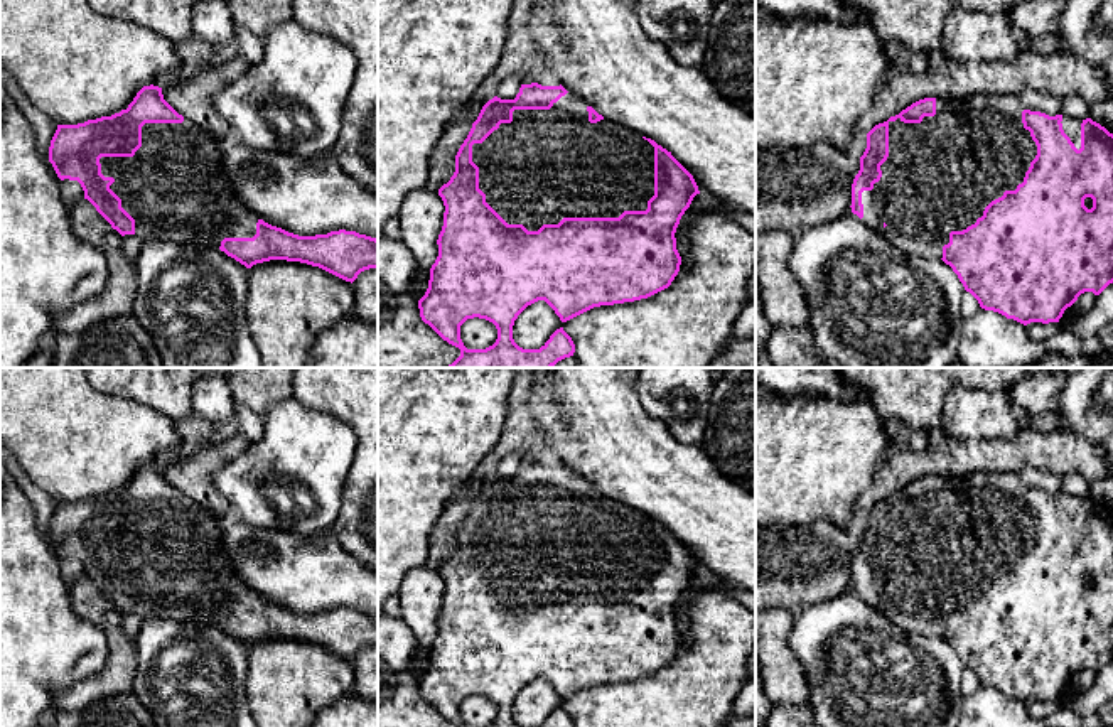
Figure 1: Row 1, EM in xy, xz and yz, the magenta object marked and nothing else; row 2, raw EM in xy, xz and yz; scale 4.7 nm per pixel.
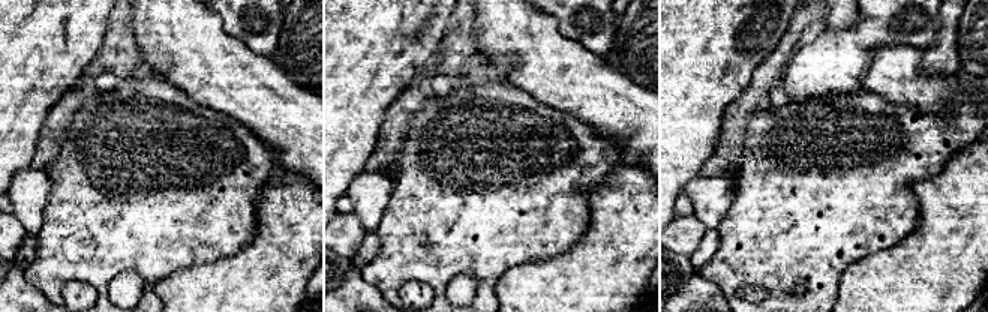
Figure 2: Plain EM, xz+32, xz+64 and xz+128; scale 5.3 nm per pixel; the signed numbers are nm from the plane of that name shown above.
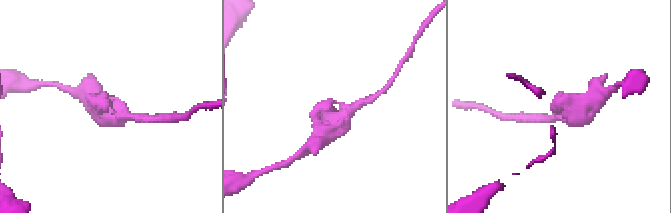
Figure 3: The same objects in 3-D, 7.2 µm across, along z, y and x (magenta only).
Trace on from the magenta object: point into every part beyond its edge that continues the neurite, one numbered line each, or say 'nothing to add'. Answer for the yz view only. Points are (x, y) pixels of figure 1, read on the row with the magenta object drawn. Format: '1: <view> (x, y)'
1: yz (940, 176)

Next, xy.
1: xy (174, 188)

